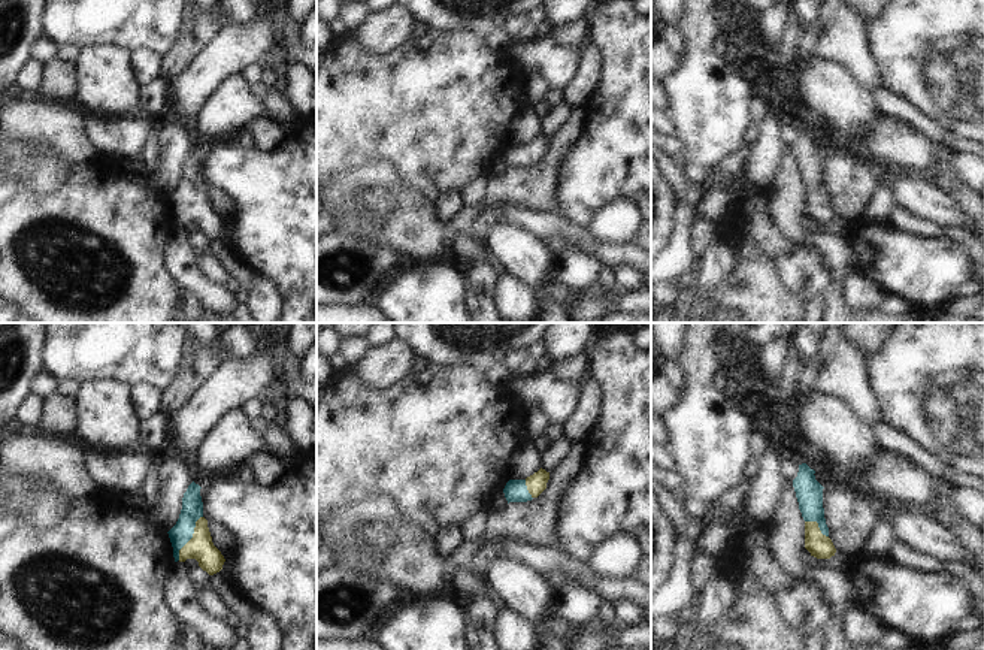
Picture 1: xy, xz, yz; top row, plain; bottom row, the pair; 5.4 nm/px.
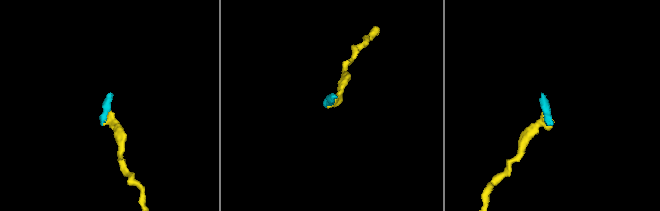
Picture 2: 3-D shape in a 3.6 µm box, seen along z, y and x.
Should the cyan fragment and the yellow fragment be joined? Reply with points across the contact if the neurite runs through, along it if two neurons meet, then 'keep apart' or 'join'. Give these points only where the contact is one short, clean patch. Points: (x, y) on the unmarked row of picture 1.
way xy (191, 175), (191, 202), (200, 212); join

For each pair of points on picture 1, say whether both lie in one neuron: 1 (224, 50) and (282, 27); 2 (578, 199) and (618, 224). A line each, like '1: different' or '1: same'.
1: different
2: different

